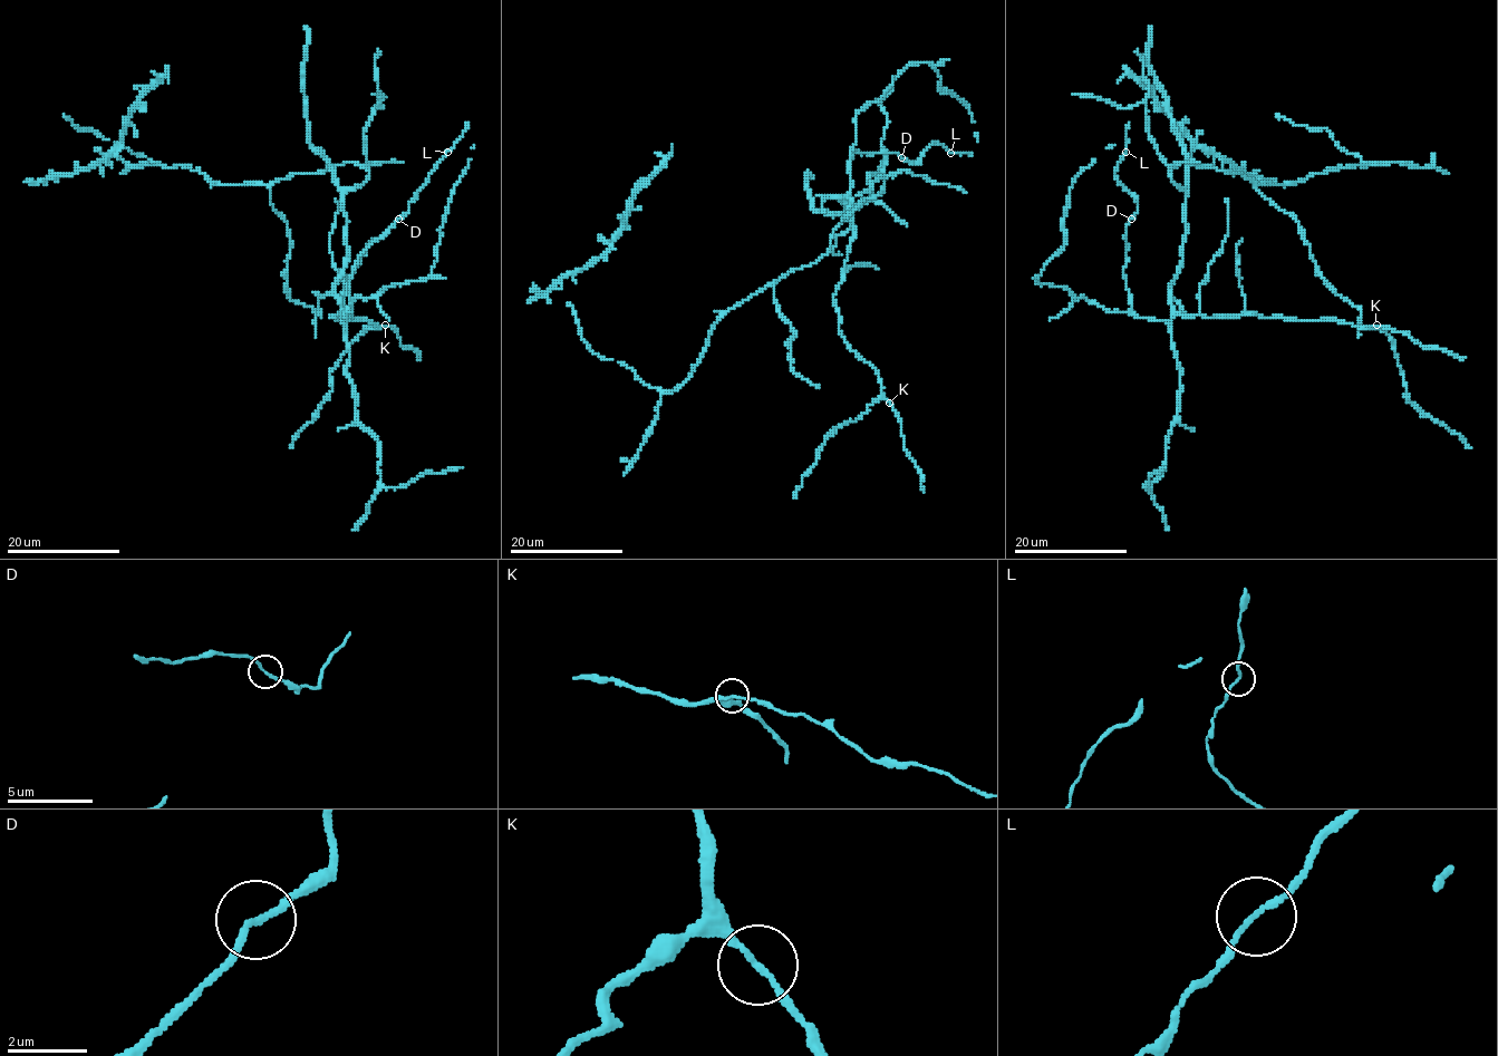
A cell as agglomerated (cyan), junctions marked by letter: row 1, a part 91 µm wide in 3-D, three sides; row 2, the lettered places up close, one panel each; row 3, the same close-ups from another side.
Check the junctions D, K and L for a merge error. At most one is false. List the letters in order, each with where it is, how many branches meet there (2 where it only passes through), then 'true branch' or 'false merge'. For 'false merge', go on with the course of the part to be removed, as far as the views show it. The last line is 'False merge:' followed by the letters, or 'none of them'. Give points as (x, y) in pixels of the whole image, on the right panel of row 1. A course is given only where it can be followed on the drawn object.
D: at (1131, 219); 2 branches meet; true branch
K: at (1376, 325); 2 branches meet; true branch
L: at (1126, 152); 2 branches meet; true branch
False merge: none of them

